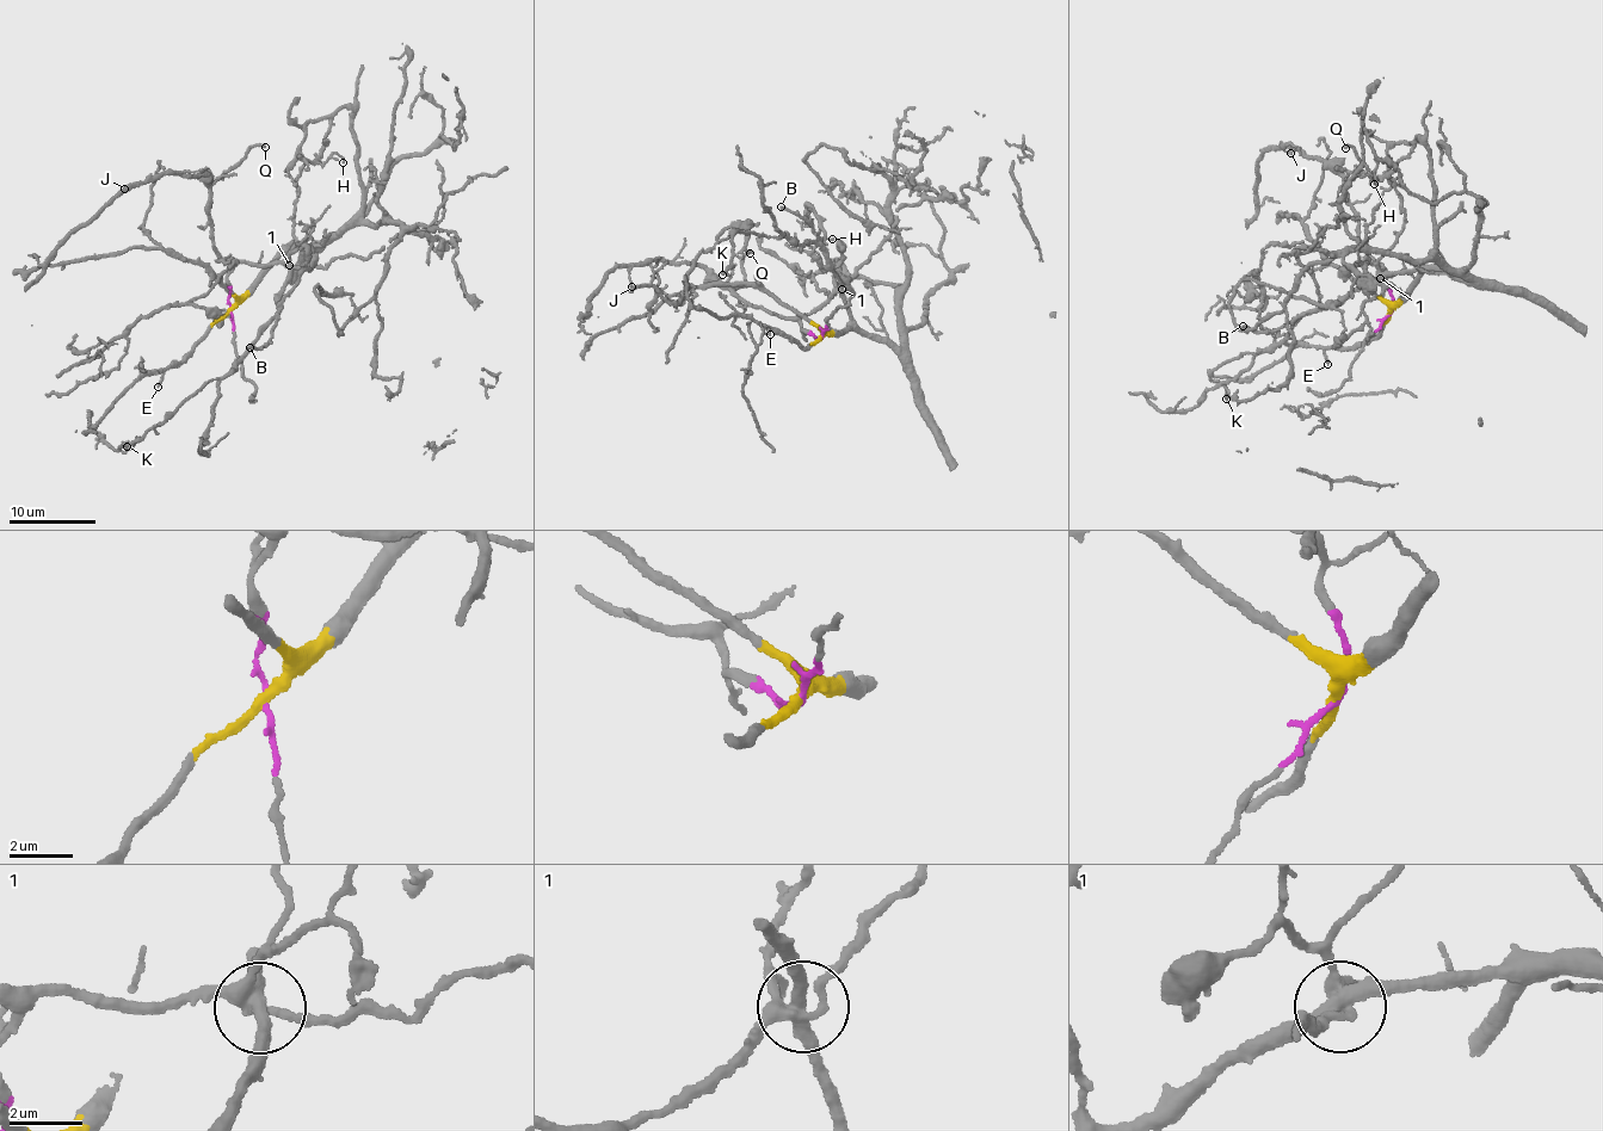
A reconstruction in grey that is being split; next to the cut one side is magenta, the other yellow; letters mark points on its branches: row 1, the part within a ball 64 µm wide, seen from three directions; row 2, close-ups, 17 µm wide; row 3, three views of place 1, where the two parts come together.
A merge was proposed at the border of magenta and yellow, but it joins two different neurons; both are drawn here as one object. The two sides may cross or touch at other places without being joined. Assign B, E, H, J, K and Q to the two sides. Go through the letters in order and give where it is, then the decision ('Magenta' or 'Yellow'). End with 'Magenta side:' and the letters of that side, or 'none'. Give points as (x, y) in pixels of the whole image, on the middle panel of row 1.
B: Place: (781, 206). Yellow
E: Place: (770, 334). Yellow
H: Place: (832, 239). Yellow
J: Place: (632, 286). Magenta
K: Place: (722, 274). Yellow
Q: Place: (750, 253). Magenta
Magenta side: J, Q

